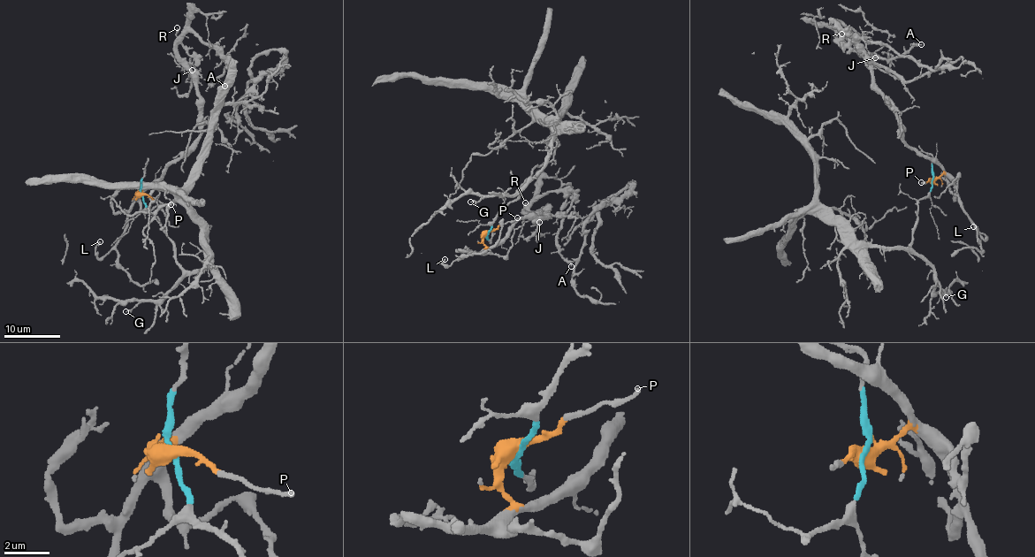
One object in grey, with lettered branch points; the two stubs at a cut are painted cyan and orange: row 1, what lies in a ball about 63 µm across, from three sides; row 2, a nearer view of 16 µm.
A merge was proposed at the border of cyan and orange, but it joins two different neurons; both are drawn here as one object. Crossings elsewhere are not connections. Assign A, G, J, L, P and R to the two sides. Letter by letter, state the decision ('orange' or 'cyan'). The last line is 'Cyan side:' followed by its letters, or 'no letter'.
A: orange
G: cyan
J: orange
L: orange
P: orange
R: orange
Cyan side: G

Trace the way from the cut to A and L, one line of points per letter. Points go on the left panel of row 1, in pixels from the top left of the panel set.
A: (140, 194), (199, 134), (196, 74), (182, 41), (188, 32), (225, 59), (210, 85), (224, 85)
L: (140, 194), (138, 194), (131, 203), (127, 227), (102, 257), (98, 256), (96, 246), (99, 240)

